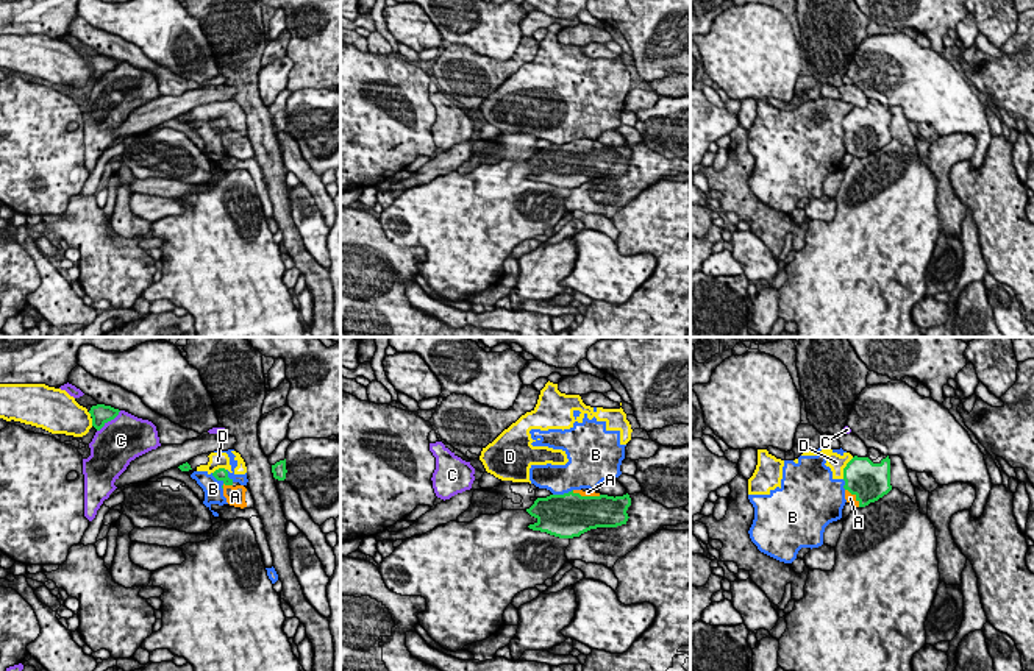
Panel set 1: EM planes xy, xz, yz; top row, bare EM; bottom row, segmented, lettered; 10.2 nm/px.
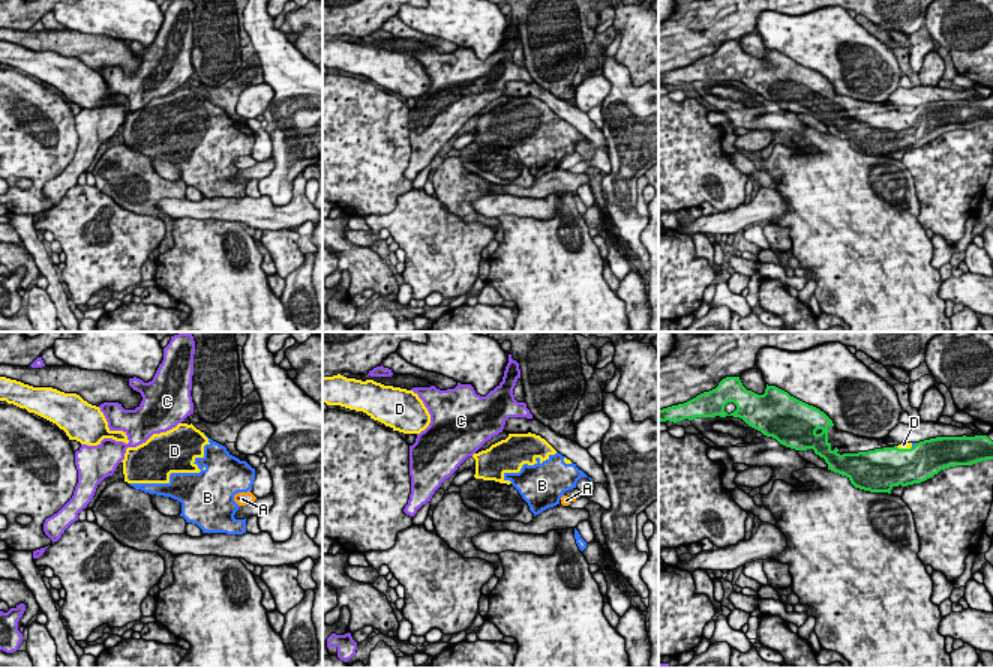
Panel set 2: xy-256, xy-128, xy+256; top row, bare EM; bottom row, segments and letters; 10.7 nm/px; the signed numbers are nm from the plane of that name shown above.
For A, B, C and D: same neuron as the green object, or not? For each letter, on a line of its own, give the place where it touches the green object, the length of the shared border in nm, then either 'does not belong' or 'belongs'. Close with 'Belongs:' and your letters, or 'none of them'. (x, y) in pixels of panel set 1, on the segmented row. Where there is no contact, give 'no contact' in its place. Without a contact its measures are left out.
A: xy (227, 484) | 120 nm | belongs
B: xy (221, 479) | 220 nm | does not belong
C: xy (108, 420) | 340 nm | does not belong
D: yz (844, 468) | 260 nm | does not belong
Belongs: A

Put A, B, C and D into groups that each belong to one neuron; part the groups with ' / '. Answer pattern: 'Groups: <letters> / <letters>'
Groups: A / B D / C

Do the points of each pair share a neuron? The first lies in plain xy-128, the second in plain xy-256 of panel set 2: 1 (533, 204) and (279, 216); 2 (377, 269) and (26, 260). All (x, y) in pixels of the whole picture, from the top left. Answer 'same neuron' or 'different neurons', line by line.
1: same neuron
2: same neuron

